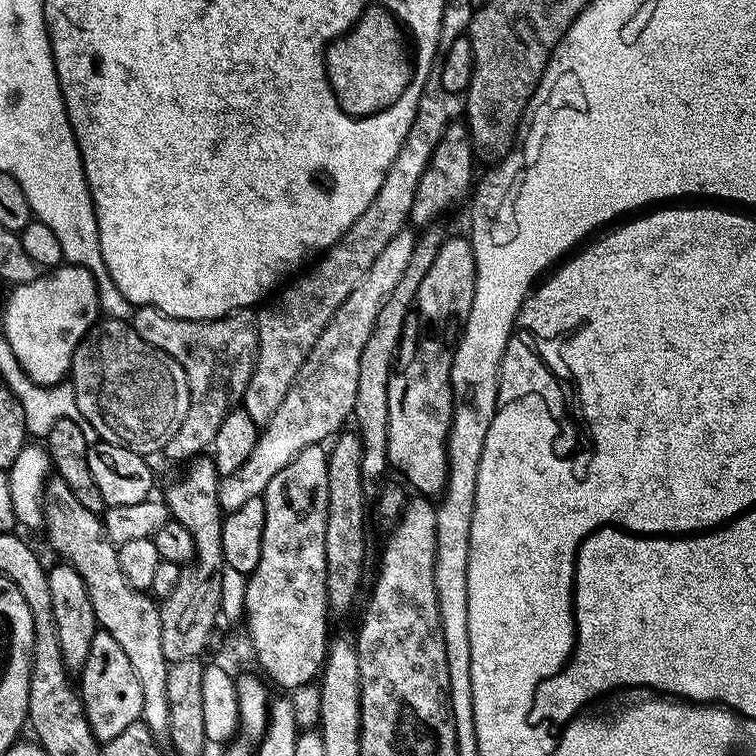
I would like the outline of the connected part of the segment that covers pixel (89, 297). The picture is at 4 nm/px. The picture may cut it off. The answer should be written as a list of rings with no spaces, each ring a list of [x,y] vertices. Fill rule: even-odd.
[[[69,263],[63,267],[56,268],[53,272],[45,271],[34,282],[15,285],[4,304],[2,335],[8,339],[10,350],[14,358],[18,358],[22,370],[36,384],[58,384],[71,373],[74,350],[102,316],[98,290],[90,270]]]

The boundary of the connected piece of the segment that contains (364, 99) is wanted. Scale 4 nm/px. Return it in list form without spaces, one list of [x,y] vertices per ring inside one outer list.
[[[370,12],[352,36],[332,48],[322,74],[330,76],[324,92],[332,92],[332,108],[340,108],[350,122],[372,118],[370,110],[394,100],[406,82],[406,64],[392,22],[382,12]]]

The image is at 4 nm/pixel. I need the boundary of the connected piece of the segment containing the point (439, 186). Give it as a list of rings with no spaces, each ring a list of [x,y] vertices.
[[[449,123],[448,129],[442,134],[441,141],[434,148],[434,154],[430,154],[430,162],[426,170],[422,170],[422,179],[418,182],[418,190],[414,192],[414,206],[410,206],[408,215],[411,227],[423,230],[435,225],[439,216],[444,216],[455,204],[460,204],[469,199],[474,188],[474,176],[472,171],[478,168],[476,152],[472,148],[472,139],[467,123]]]

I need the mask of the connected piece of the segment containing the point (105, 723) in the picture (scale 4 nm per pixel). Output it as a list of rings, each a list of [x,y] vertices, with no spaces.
[[[98,630],[94,634],[94,642],[90,642],[90,658],[86,658],[86,666],[78,673],[78,691],[90,730],[101,742],[122,734],[126,726],[142,717],[142,686],[138,674],[134,674],[130,658],[126,658],[122,646],[118,646],[108,632]]]

